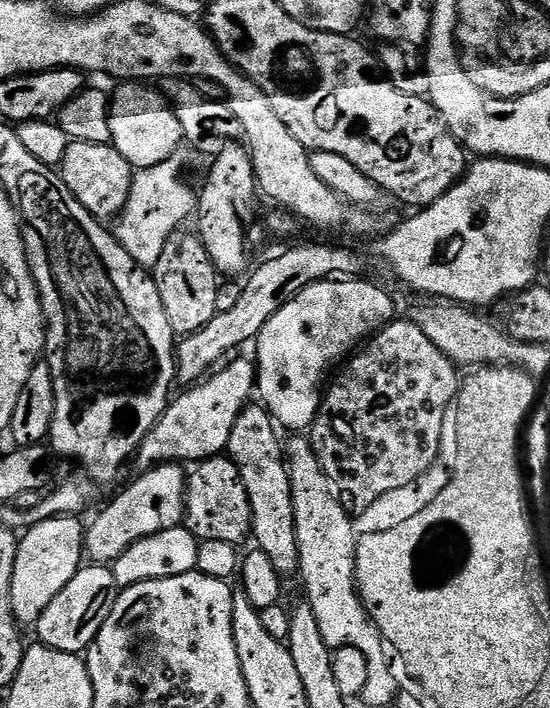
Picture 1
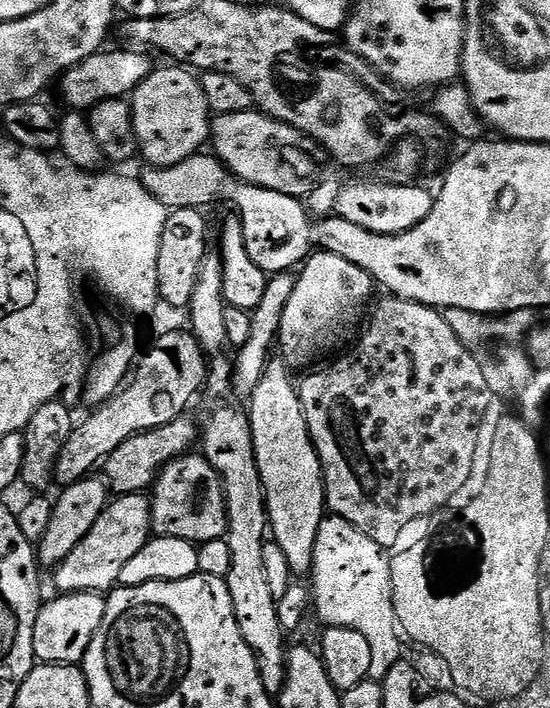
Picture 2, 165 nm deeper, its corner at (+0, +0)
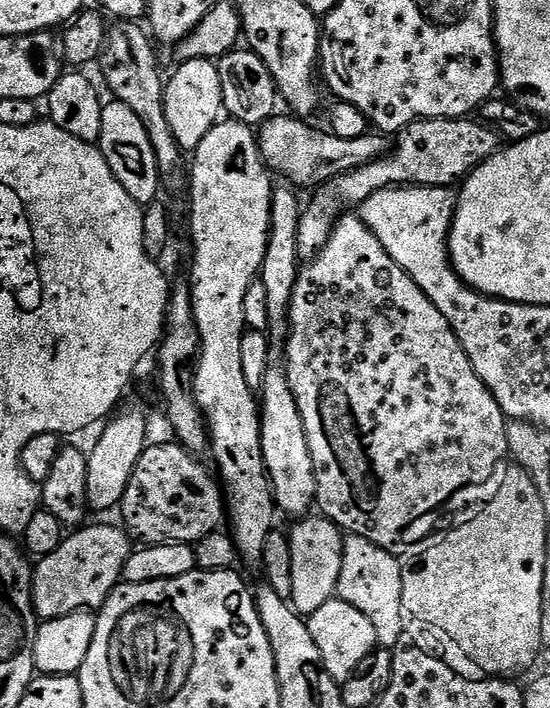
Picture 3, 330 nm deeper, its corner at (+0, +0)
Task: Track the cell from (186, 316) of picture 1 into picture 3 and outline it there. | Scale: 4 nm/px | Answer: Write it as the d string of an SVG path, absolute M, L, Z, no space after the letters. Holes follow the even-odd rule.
M136 22L113 23L108 33L108 42L100 54L98 68L104 71L104 80L112 91L111 95L130 106L130 110L138 114L142 126L146 126L150 146L154 146L154 158L158 162L158 174L163 191L187 193L190 188L190 168L186 163L186 152L174 138L170 122L166 122L166 80L163 75L160 77L160 68L156 65L156 52L152 49L153 41L149 33L145 29L144 33L140 27L141 25Z

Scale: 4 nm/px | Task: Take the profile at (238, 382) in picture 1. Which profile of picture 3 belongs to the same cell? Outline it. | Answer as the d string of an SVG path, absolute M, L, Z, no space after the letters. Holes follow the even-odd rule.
M472 118L419 120L405 128L395 140L388 155L336 177L323 185L309 204L307 201L306 207L301 211L298 226L298 254L301 261L311 262L320 255L337 220L345 211L344 204L362 205L366 198L387 188L446 188L455 185L455 180L463 181L479 164L489 160L502 147L501 137L495 128Z

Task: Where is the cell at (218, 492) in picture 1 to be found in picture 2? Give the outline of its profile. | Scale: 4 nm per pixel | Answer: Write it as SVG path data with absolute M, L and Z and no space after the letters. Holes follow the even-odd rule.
M185 454L177 457L176 460L170 461L164 468L160 469L159 475L155 479L155 483L150 488L150 503L152 506L152 530L156 536L169 536L170 538L182 538L189 540L194 545L202 545L211 540L225 539L228 531L228 511L226 510L226 502L224 501L224 485L220 482L220 475L210 466L210 462L204 459L203 455Z

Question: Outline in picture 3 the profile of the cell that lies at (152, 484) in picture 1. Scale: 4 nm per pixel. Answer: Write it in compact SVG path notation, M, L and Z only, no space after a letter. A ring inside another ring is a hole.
M108 524L88 527L73 531L60 543L58 550L54 550L54 554L43 557L35 565L32 574L32 605L41 621L56 620L71 612L99 609L112 589L121 583L124 564L130 555L129 533L119 527L111 528Z

